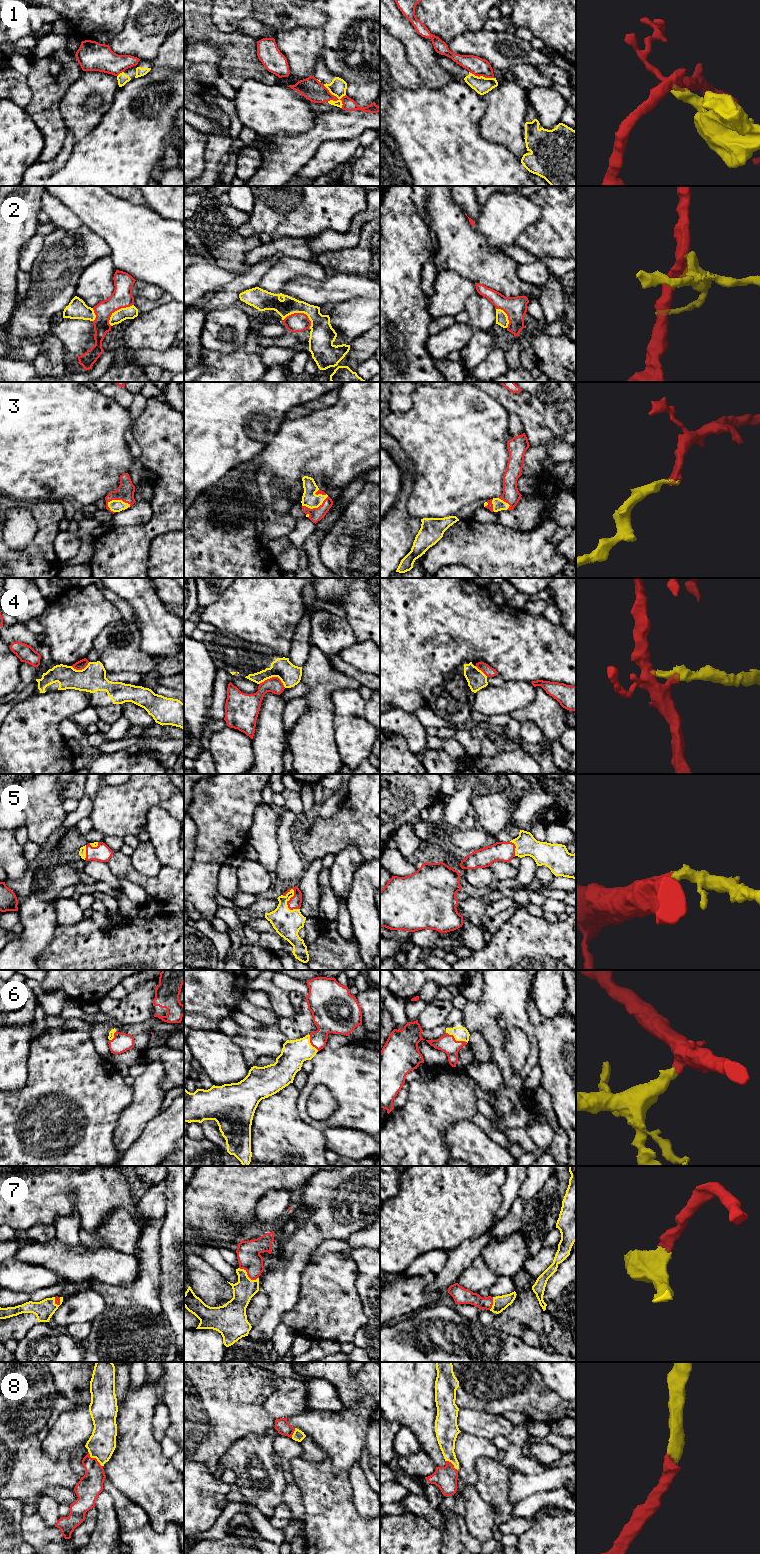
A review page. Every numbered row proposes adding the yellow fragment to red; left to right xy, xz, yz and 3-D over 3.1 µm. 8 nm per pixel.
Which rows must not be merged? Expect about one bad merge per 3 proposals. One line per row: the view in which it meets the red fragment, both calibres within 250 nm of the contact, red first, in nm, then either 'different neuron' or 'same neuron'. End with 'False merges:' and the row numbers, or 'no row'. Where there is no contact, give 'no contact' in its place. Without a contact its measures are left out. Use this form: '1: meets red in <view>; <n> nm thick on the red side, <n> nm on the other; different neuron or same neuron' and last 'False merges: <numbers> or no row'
1: meets red in xz; 170 nm thick on the red side, 140 nm on the other; different neuron
2: meets red in xz; 160 nm thick on the red side, 200 nm on the other; different neuron
3: meets red in xy; 140 nm thick on the red side, 100 nm on the other; same neuron
4: meets red in xz; 130 nm thick on the red side, 180 nm on the other; different neuron
5: meets red in xz; 100 nm thick on the red side, 220 nm on the other; same neuron
6: meets red in yz; 140 nm thick on the red side, 110 nm on the other; same neuron
7: meets red in xz; 190 nm thick on the red side, 170 nm on the other; same neuron
8: meets red in xy; 200 nm thick on the red side, 220 nm on the other; same neuron
False merges: 1, 2, 4

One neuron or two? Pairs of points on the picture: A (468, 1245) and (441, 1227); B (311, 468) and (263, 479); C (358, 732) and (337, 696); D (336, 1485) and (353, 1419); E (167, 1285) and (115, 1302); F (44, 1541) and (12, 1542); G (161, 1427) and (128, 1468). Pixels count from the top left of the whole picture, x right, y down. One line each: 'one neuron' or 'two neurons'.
A: two neurons
B: two neurons
C: one neuron
D: two neurons
E: two neurons
F: two neurons
G: two neurons

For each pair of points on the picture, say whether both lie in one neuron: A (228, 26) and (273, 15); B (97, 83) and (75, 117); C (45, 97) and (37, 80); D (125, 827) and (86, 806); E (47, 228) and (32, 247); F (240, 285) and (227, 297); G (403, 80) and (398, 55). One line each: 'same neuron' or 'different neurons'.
A: same neuron
B: same neuron
C: same neuron
D: different neurons
E: same neuron
F: different neurons
G: same neuron

